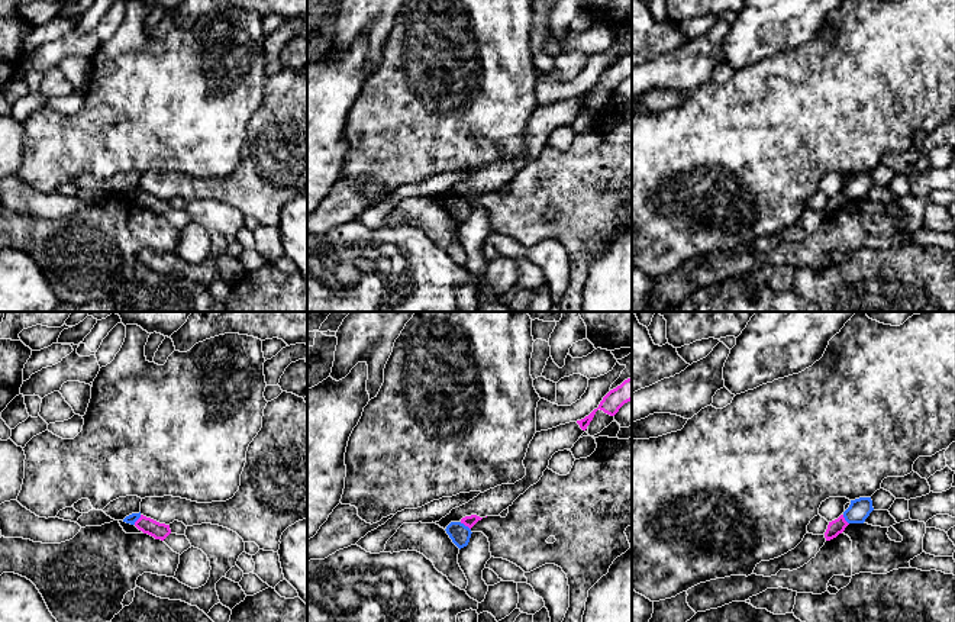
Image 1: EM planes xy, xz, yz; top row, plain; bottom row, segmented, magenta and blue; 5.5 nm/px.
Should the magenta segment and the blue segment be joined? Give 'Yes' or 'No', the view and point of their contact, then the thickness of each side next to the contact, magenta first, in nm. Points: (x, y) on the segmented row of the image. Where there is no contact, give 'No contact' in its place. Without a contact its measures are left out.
No. Touches magenta at xz (465, 525). Thickness 60 nm (magenta) against 120 nm

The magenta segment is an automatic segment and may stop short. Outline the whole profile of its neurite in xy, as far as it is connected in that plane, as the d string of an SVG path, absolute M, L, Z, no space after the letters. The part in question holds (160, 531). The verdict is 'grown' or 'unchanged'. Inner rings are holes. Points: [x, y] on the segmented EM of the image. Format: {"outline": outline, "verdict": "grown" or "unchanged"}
{"outline": "M141 515L141 518L135 522L135 526L143 534L161 541L164 541L171 534L170 525L159 523L143 515Z", "verdict": "unchanged"}

